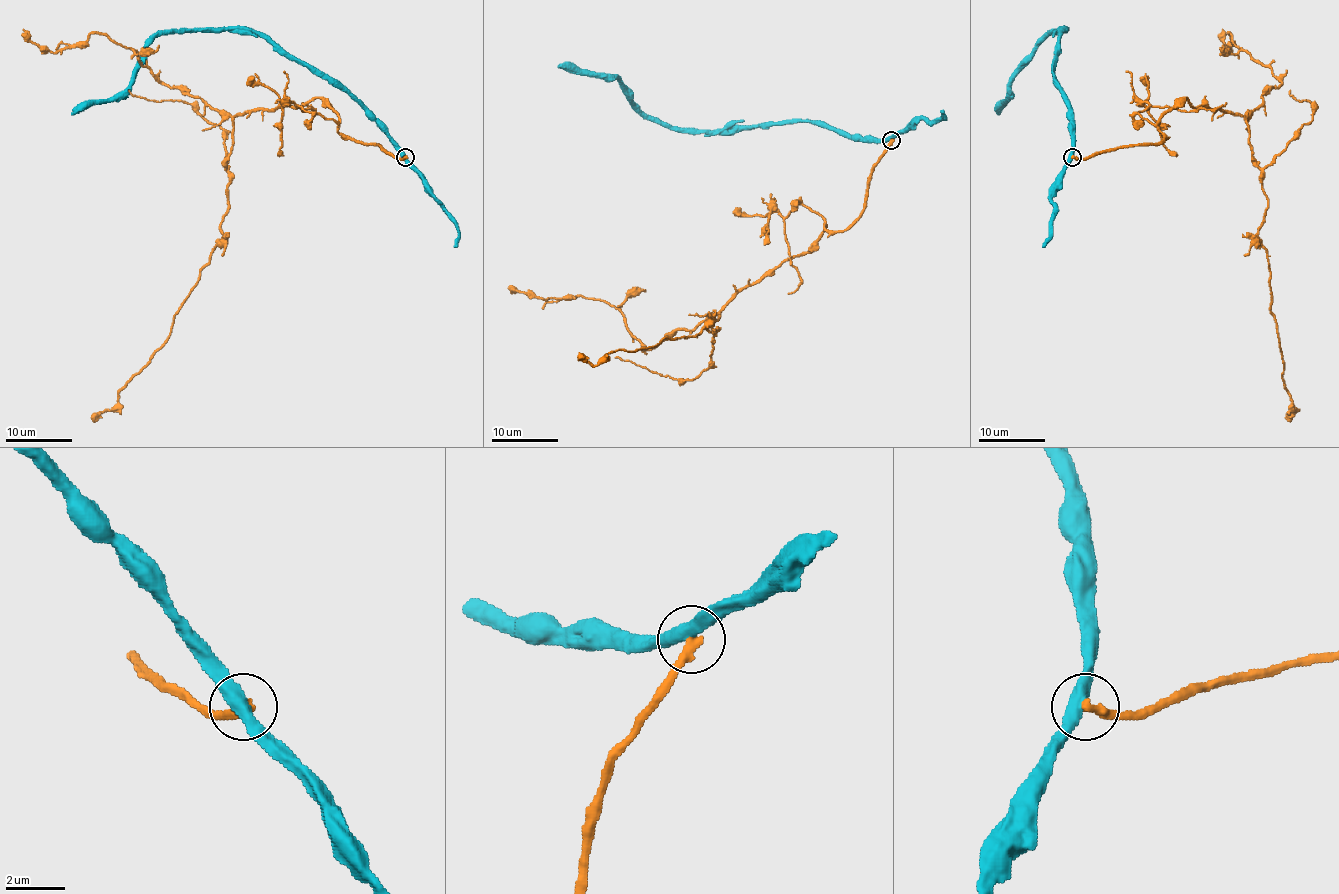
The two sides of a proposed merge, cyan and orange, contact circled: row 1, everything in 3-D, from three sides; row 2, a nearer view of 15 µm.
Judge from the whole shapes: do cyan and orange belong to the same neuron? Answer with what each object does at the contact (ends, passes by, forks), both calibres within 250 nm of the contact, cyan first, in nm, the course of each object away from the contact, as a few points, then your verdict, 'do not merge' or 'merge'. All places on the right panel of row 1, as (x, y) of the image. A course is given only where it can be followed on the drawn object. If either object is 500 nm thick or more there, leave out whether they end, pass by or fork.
cyan passes by; orange ends there; 440 nm thick on the cyan side, 360 nm on the other; cyan runs (1072, 157), (1072, 110), (1053, 78), (1064, 29), (1052, 31), (1038, 44), (1010, 85), (998, 115); orange runs (1072, 157), (1156, 145), (1157, 121), (1184, 98), (1244, 118), (1268, 200), (1258, 239), (1298, 409), (1288, 419); do not merge

